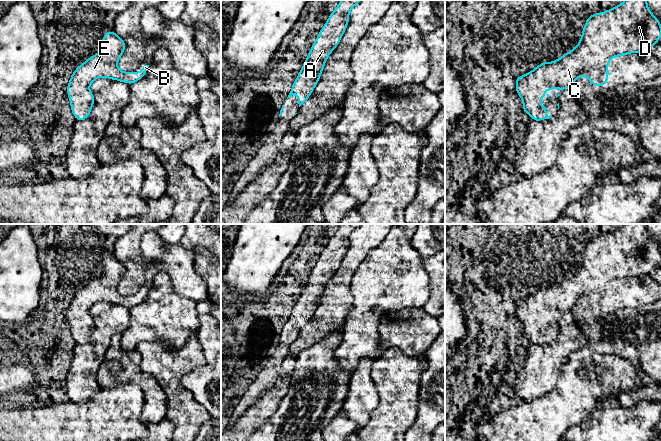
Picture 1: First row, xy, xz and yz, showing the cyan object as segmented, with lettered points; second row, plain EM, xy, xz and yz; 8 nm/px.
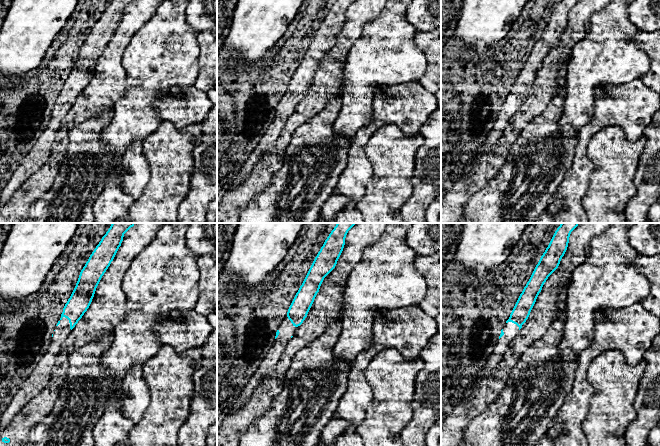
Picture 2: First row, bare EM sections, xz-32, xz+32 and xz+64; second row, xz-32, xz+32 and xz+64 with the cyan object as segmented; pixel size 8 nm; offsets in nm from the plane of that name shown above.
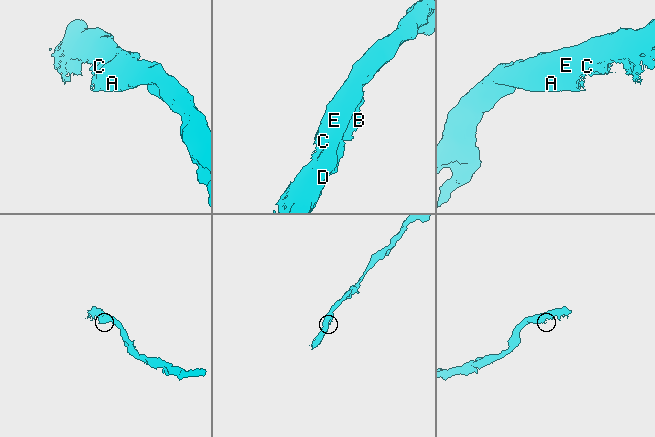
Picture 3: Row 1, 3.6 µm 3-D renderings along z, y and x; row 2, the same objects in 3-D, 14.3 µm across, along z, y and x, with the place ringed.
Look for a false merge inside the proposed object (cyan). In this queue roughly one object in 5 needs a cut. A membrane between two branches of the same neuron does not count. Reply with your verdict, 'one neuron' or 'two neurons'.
one neuron

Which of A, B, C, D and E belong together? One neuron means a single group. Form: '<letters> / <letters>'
A B C D E

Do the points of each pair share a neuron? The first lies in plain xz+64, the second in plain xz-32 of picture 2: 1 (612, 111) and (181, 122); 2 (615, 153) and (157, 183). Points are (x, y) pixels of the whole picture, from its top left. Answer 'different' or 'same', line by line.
1: same
2: same

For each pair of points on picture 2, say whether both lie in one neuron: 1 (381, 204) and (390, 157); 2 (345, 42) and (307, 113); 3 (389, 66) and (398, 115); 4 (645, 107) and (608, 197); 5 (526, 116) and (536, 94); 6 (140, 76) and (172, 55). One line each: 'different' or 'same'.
1: same
2: same
3: different
4: different
5: same
6: same

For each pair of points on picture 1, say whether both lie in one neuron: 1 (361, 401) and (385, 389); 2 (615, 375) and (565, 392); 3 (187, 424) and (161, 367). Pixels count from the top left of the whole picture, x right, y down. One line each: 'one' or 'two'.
1: two
2: one
3: one

